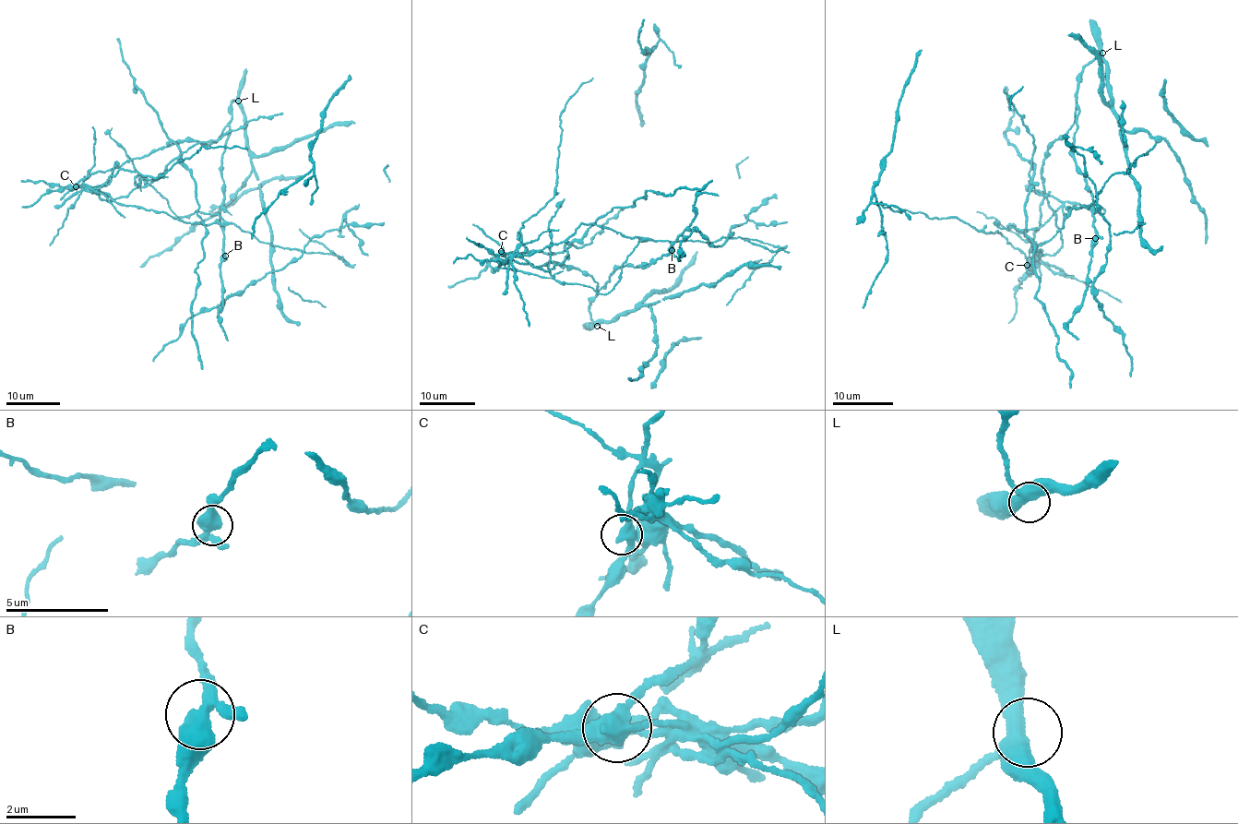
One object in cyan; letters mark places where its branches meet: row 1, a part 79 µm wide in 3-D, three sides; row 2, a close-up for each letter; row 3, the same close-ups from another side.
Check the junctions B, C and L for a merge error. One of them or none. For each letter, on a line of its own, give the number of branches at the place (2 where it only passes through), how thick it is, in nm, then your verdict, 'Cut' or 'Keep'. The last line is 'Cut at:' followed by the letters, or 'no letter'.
B: Branches: 3. Thickness 420 nm. Keep
C: Branches: 3. Thickness 360 nm. Cut
L: Branches: 3. Thickness 440 nm. Keep
Cut at: C

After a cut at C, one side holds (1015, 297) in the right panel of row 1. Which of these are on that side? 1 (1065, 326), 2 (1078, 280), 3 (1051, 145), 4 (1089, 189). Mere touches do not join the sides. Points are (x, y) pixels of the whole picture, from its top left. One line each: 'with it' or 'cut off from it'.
1: with it
2: cut off from it
3: with it
4: with it

